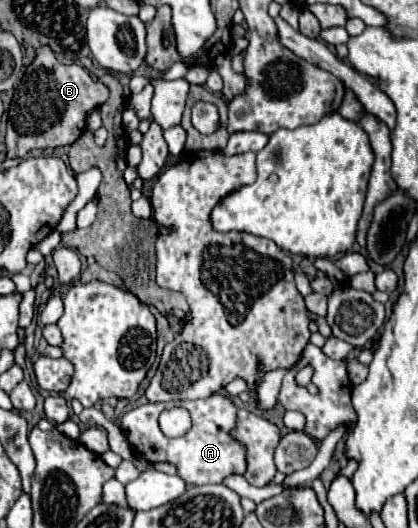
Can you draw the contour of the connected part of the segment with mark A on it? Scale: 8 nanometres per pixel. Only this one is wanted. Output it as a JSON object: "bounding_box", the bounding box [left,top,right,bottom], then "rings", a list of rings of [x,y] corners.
{"bounding_box":[120,395,246,485],"rings":[[[210,395],[206,399],[178,401],[174,405],[186,407],[192,415],[192,429],[188,435],[178,439],[168,439],[158,427],[158,415],[164,411],[164,403],[144,403],[122,415],[120,429],[124,431],[128,443],[138,447],[136,455],[148,463],[170,463],[176,467],[176,473],[188,485],[206,485],[222,483],[228,475],[244,475],[246,471],[246,447],[234,439],[232,429],[236,429],[238,407],[228,395]]]}

